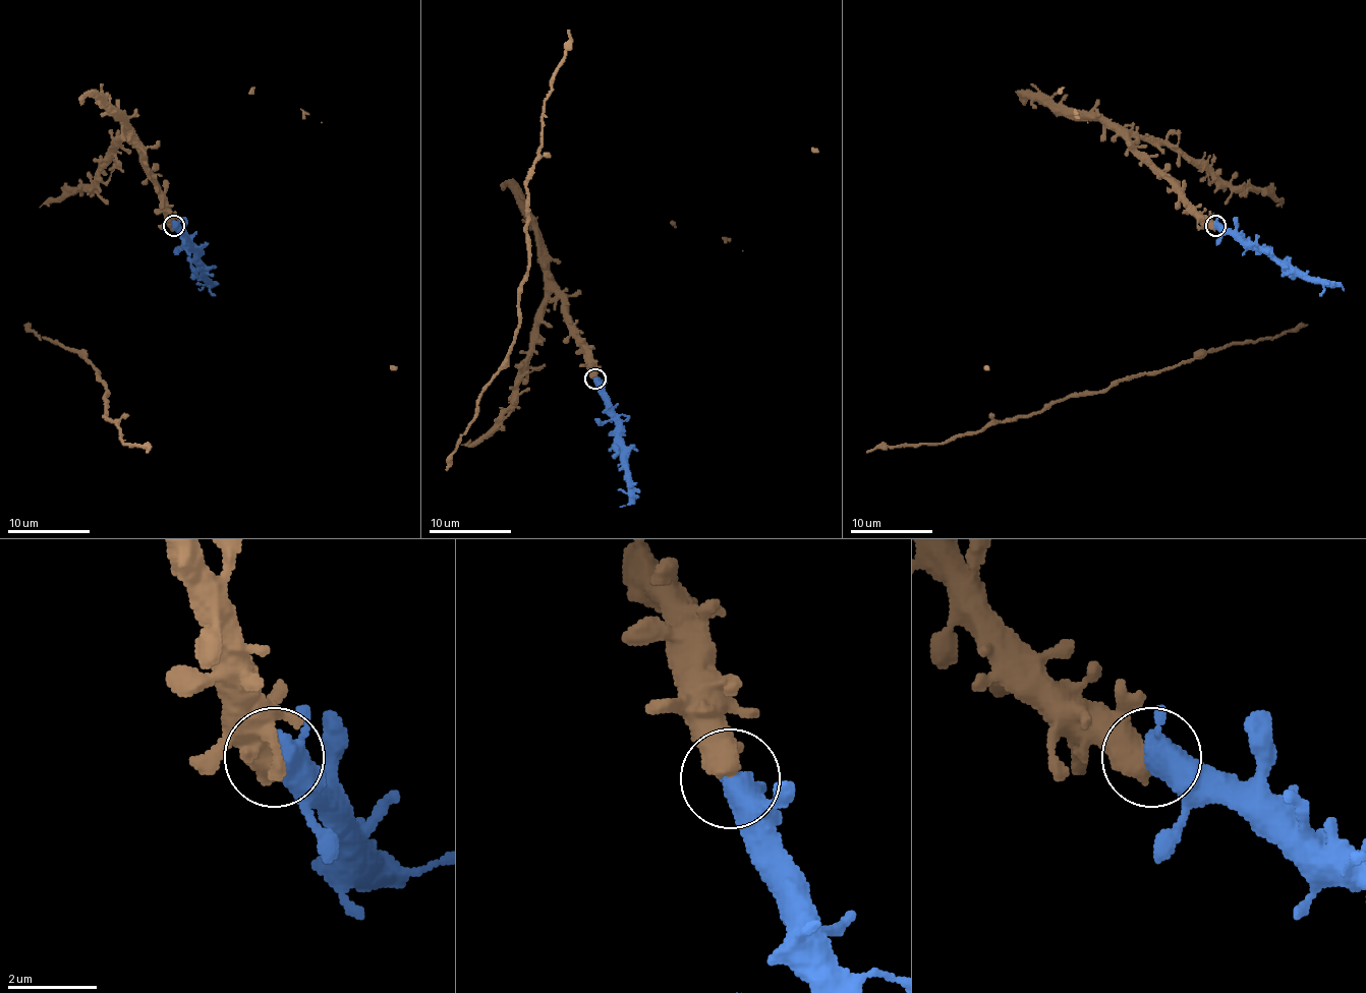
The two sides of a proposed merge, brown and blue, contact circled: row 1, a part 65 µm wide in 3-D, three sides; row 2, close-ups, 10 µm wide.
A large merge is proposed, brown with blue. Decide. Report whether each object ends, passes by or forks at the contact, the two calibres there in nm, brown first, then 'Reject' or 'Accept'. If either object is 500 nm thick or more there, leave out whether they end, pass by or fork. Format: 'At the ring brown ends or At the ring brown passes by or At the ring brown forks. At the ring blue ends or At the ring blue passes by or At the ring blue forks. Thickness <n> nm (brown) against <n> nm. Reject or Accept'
Thickness 650 nm (brown) against 460 nm. Accept

